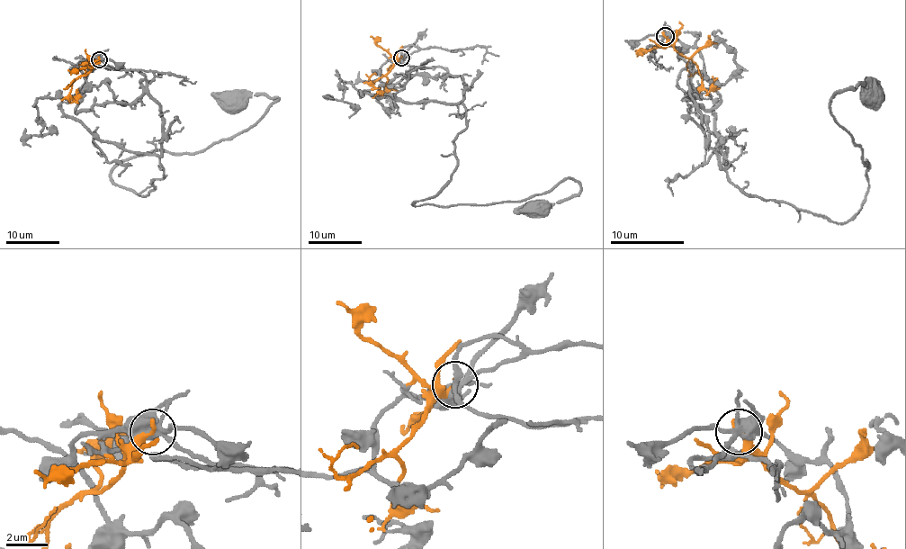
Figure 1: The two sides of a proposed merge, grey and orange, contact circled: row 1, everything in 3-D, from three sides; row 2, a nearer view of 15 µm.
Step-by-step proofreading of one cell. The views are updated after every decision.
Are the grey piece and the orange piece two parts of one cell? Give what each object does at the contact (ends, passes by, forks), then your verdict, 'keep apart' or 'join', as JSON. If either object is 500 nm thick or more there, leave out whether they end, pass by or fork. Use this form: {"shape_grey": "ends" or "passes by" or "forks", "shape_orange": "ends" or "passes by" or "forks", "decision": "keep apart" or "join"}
{"shape_grey": "forks", "shape_orange": "ends", "decision": "keep apart"}

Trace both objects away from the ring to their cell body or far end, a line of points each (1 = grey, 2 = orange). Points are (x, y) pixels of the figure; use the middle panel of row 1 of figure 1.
1: (401, 58), (414, 46), (404, 63), (464, 85), (456, 166), (415, 205), (580, 185), (538, 207)
2: (401, 58), (372, 85), (380, 93)

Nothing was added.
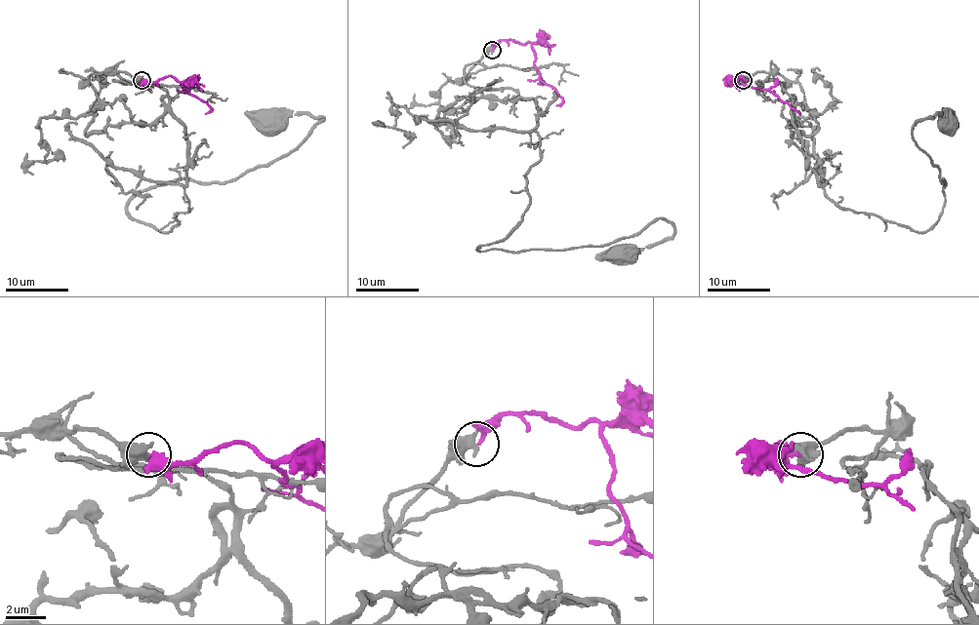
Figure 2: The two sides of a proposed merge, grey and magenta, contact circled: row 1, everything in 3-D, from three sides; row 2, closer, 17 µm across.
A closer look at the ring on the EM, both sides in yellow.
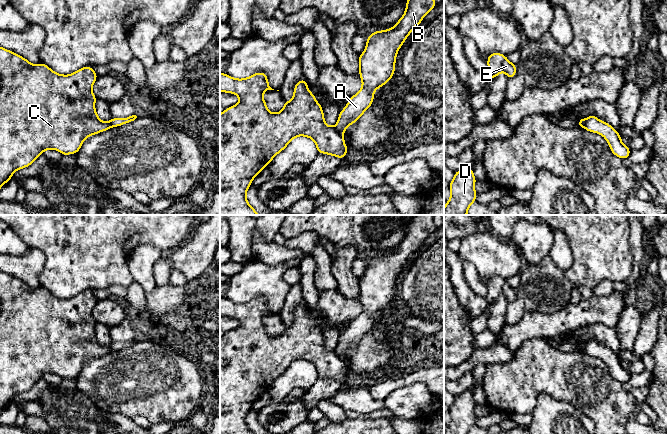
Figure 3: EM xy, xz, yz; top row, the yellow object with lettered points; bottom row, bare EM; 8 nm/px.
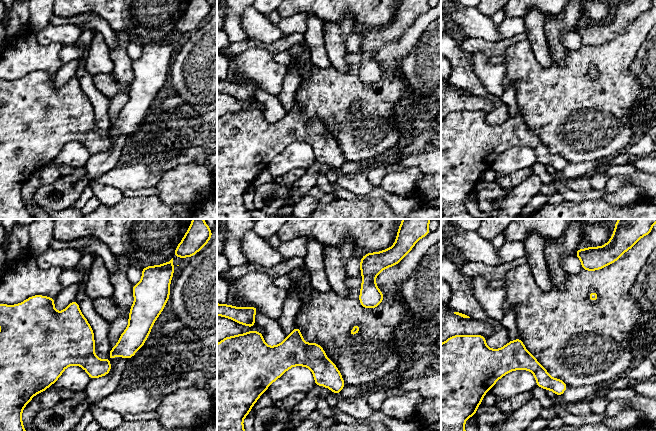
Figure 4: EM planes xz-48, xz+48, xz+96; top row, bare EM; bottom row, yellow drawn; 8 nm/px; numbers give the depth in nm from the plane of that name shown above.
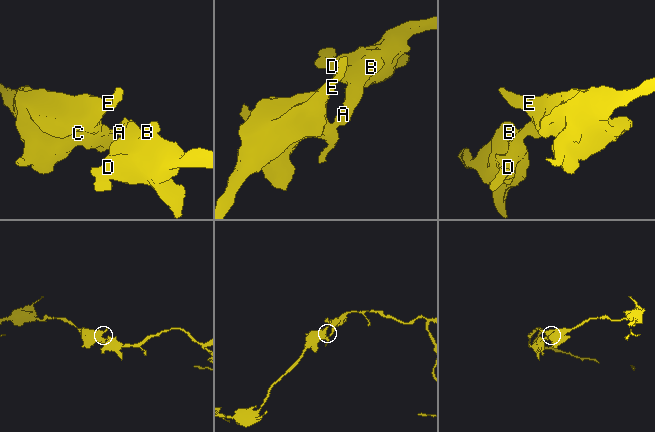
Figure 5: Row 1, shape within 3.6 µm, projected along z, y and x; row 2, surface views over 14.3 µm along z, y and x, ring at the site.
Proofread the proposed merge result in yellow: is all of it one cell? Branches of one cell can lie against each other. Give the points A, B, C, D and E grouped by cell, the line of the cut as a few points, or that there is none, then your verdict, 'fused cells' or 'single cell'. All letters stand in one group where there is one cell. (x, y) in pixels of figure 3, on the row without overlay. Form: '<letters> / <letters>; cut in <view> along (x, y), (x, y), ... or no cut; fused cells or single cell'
A B D / C E; cut in xz along (333, 351), (341, 358); fused cells

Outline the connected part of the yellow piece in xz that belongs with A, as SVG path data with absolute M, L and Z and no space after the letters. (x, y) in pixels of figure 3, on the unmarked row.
M413 215L397 248L388 254L374 255L367 262L365 274L359 279L362 312L340 335L334 350L339 357L343 358L372 329L374 315L393 301L397 276L402 268L436 228L433 215Z

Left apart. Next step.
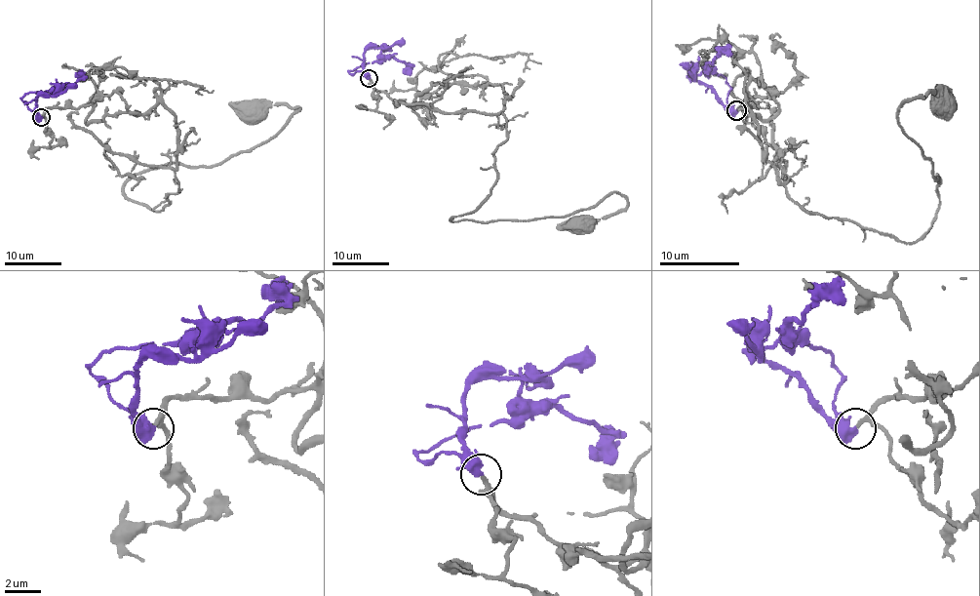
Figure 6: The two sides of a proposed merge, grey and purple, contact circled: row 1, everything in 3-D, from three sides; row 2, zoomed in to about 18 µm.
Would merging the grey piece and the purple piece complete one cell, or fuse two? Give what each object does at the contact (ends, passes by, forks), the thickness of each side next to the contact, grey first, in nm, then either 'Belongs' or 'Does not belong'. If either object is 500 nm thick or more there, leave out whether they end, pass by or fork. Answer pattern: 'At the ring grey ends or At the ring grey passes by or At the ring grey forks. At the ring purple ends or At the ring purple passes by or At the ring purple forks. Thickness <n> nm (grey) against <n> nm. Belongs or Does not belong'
Thickness 170 nm (grey) against 550 nm. Belongs

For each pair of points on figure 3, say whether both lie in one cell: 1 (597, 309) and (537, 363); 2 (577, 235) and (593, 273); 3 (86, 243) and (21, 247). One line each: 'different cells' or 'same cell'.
1: different cells
2: same cell
3: different cells

